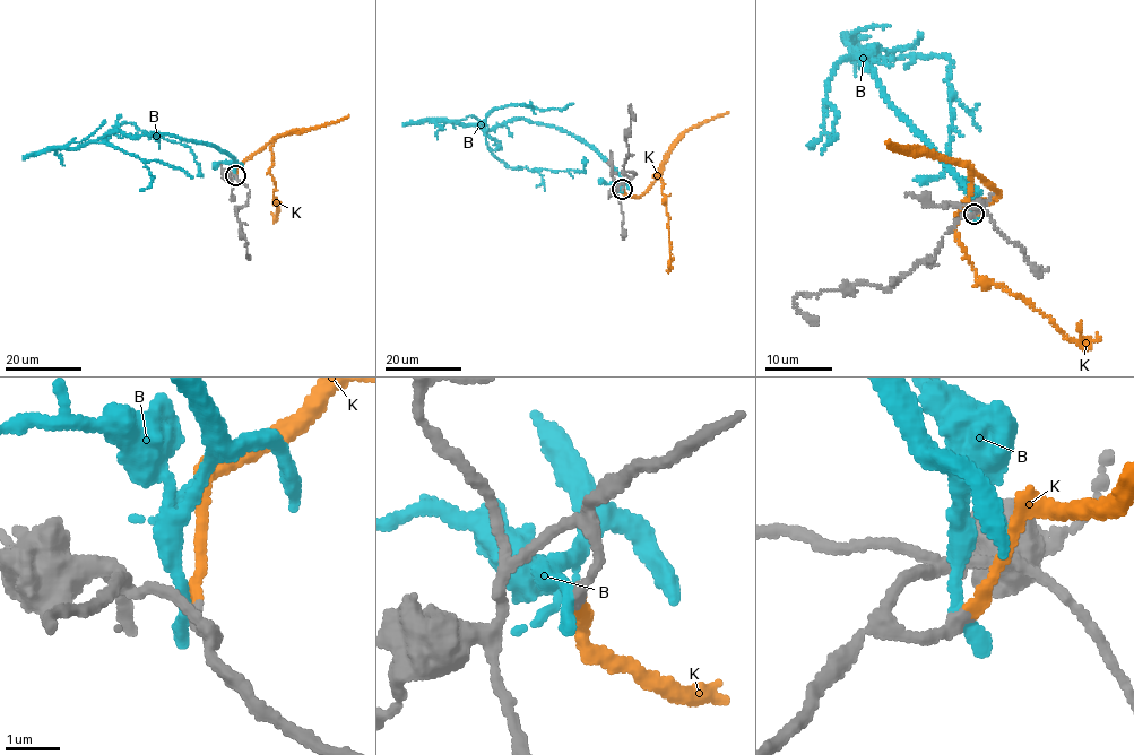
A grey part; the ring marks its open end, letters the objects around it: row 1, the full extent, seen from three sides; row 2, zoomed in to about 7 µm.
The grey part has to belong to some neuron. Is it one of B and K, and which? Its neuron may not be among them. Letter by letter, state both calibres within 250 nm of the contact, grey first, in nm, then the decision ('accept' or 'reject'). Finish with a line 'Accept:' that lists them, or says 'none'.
B: 190/320 nm | reject
K: 190/190 nm | accept
Accept: K

